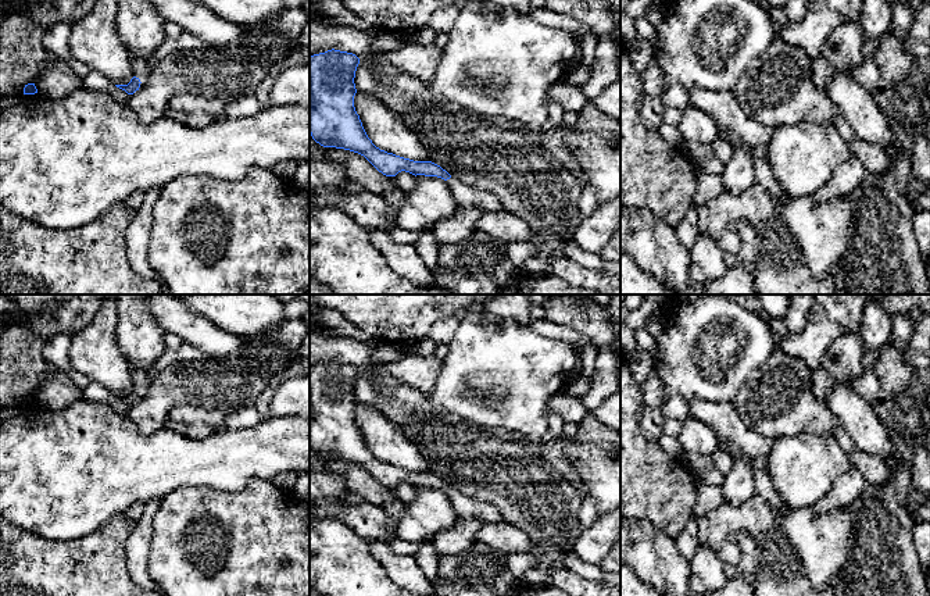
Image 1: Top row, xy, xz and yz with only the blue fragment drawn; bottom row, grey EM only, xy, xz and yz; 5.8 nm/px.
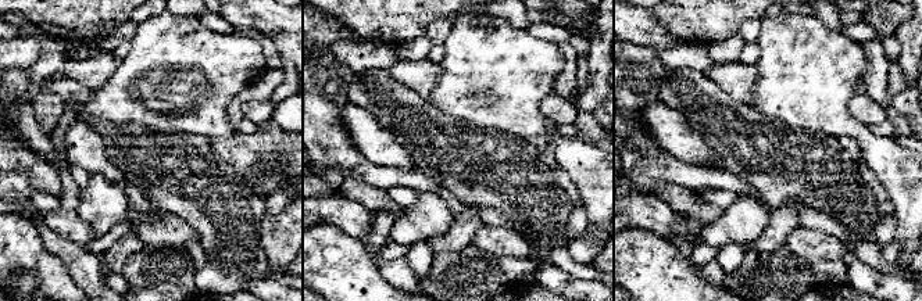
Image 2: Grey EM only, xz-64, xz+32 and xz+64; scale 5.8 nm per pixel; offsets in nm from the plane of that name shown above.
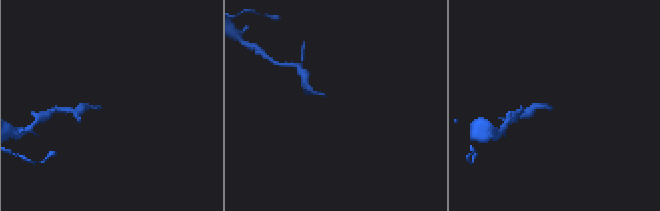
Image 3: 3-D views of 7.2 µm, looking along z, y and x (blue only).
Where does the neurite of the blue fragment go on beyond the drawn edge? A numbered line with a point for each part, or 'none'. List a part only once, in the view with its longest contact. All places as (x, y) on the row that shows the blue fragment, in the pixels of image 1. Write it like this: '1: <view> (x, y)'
1: xy (140, 67)

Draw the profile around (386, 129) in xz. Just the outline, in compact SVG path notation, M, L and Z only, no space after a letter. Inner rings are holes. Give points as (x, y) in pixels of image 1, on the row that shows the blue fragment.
M361 92L354 96L354 107L368 138L376 147L414 161L429 161L418 136L405 125L401 115Z

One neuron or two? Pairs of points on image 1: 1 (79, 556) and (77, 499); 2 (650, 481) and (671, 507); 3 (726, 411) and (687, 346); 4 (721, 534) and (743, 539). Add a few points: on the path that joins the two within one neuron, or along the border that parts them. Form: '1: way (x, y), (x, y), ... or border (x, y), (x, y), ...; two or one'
1: border (106, 521), (77, 539), (46, 539); two
2: way (657, 488), (668, 500); one
3: border (733, 402), (694, 399), (690, 403); two
4: border (746, 531), (737, 536), (740, 560), (736, 566); two

